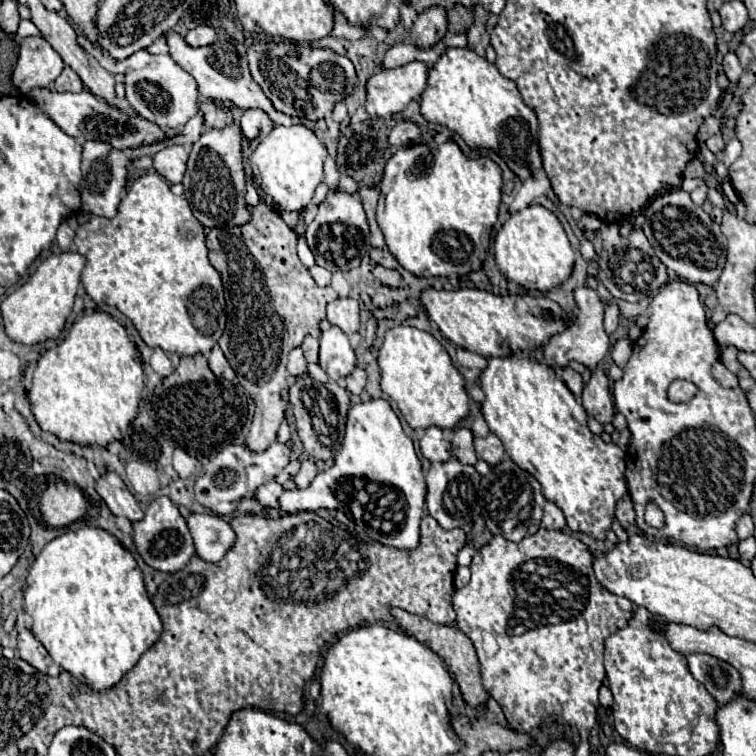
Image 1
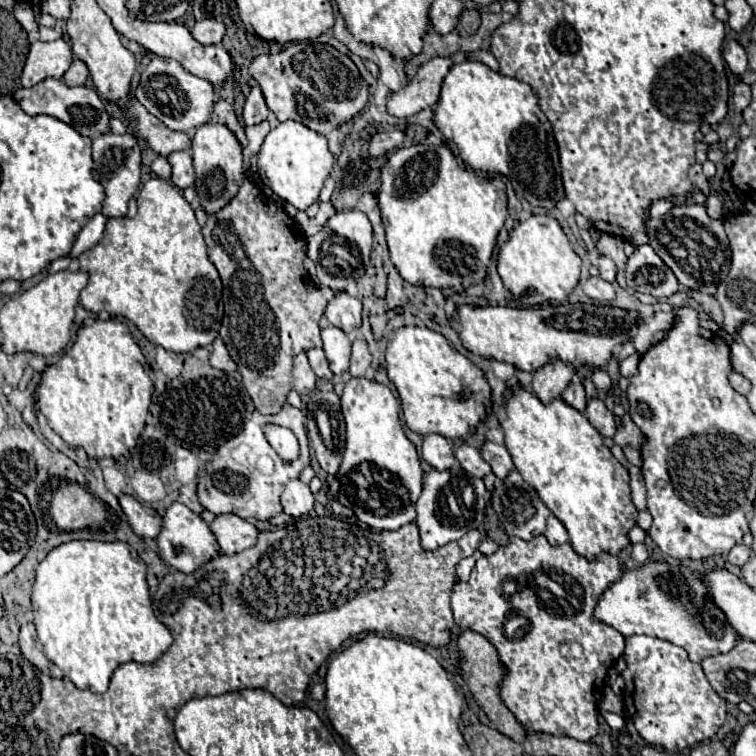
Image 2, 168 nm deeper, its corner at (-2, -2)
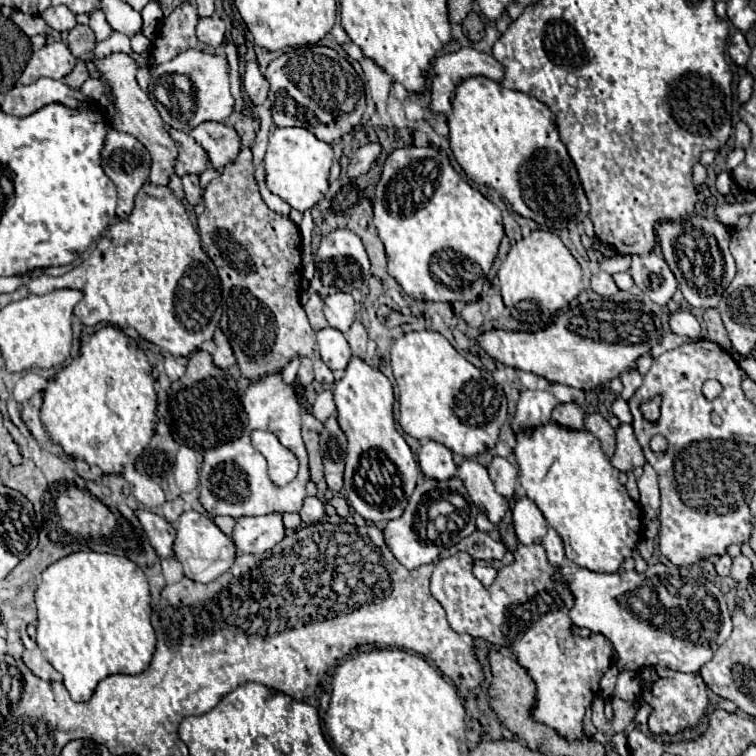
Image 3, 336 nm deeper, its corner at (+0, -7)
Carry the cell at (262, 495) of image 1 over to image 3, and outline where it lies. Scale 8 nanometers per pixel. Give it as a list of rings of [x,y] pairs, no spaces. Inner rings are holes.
[[[305,497],[299,515],[301,515],[303,523],[317,523],[325,515],[325,507],[317,497]]]

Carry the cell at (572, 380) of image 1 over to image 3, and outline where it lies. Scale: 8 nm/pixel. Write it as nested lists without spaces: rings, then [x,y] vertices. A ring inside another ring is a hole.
[[[559,403],[553,409],[551,421],[571,429],[583,429],[583,409],[577,403]]]

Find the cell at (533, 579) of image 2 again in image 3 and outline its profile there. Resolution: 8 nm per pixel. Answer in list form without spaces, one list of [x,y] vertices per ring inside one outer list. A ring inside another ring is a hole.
[[[519,543],[513,555],[515,555],[515,561],[511,565],[501,567],[493,585],[489,587],[485,587],[473,575],[471,557],[467,553],[455,553],[447,559],[441,559],[435,565],[435,571],[431,577],[431,593],[443,605],[453,631],[487,639],[489,643],[511,651],[515,661],[527,671],[527,675],[537,687],[535,703],[531,707],[531,717],[537,723],[551,727],[559,737],[565,737],[569,741],[583,739],[585,735],[583,717],[587,709],[591,707],[593,697],[599,693],[601,677],[613,663],[613,643],[599,633],[589,637],[579,637],[577,633],[573,633],[575,625],[569,617],[569,611],[573,609],[573,603],[575,603],[573,593],[565,581],[555,579],[559,569],[547,561],[543,545]]]

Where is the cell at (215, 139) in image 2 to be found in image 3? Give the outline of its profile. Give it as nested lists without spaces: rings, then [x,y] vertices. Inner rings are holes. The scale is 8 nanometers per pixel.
[[[207,121],[195,127],[189,135],[197,141],[197,145],[205,149],[209,165],[213,169],[221,171],[229,163],[235,163],[241,147],[239,147],[239,135],[233,127],[225,123]]]

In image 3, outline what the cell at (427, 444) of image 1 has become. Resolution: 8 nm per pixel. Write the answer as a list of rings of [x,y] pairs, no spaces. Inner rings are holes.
[[[425,441],[417,453],[421,471],[431,479],[451,479],[455,475],[455,463],[453,453],[445,445],[437,441]]]

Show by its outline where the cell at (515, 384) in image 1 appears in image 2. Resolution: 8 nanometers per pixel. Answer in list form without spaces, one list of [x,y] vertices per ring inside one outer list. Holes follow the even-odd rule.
[[[521,386],[513,388],[513,396],[507,400],[505,410],[507,420],[501,422],[501,428],[505,430],[505,446],[515,462],[515,468],[525,482],[537,490],[539,498],[555,514],[555,518],[563,522],[571,536],[573,550],[585,558],[597,558],[601,552],[617,556],[623,548],[627,548],[631,544],[627,534],[637,522],[637,508],[631,502],[629,474],[603,444],[603,436],[589,424],[589,420],[567,406],[561,398],[545,406],[535,394],[523,390]]]

